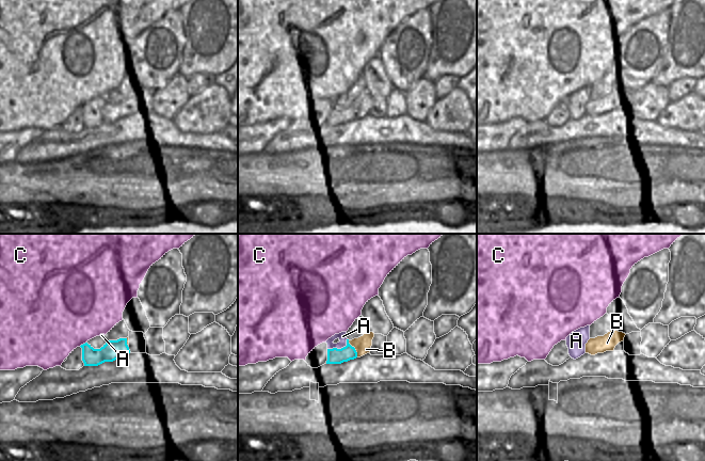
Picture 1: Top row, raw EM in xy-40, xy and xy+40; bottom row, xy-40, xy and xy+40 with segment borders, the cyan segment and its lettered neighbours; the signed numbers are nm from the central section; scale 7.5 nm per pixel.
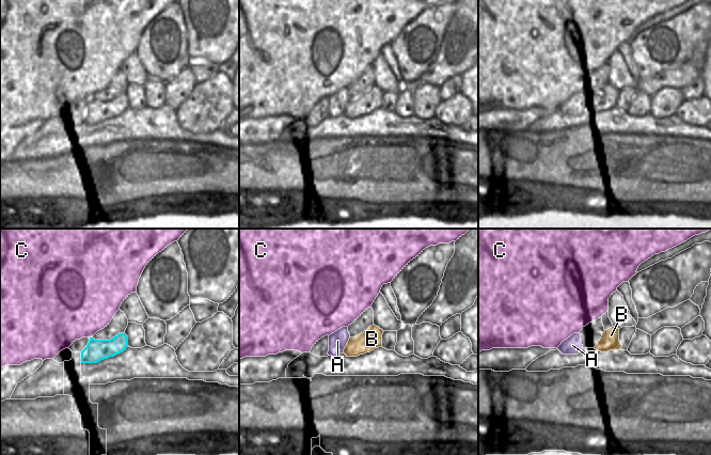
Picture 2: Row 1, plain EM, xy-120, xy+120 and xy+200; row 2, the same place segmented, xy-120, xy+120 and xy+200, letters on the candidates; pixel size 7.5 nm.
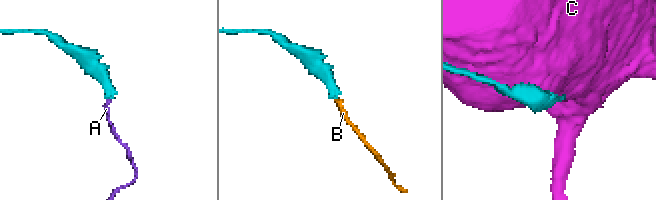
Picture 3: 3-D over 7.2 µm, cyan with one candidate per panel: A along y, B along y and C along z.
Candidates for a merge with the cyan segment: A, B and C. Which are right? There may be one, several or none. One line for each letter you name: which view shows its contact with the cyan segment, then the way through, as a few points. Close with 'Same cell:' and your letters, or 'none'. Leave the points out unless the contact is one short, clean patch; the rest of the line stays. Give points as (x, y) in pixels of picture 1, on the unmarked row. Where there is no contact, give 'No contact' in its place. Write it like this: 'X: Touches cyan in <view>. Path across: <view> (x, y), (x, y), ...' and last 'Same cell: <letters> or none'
B: Touches cyan in xy. Path across: xy (335, 116), (341, 116), (354, 110), (363, 105)
Same cell: B

